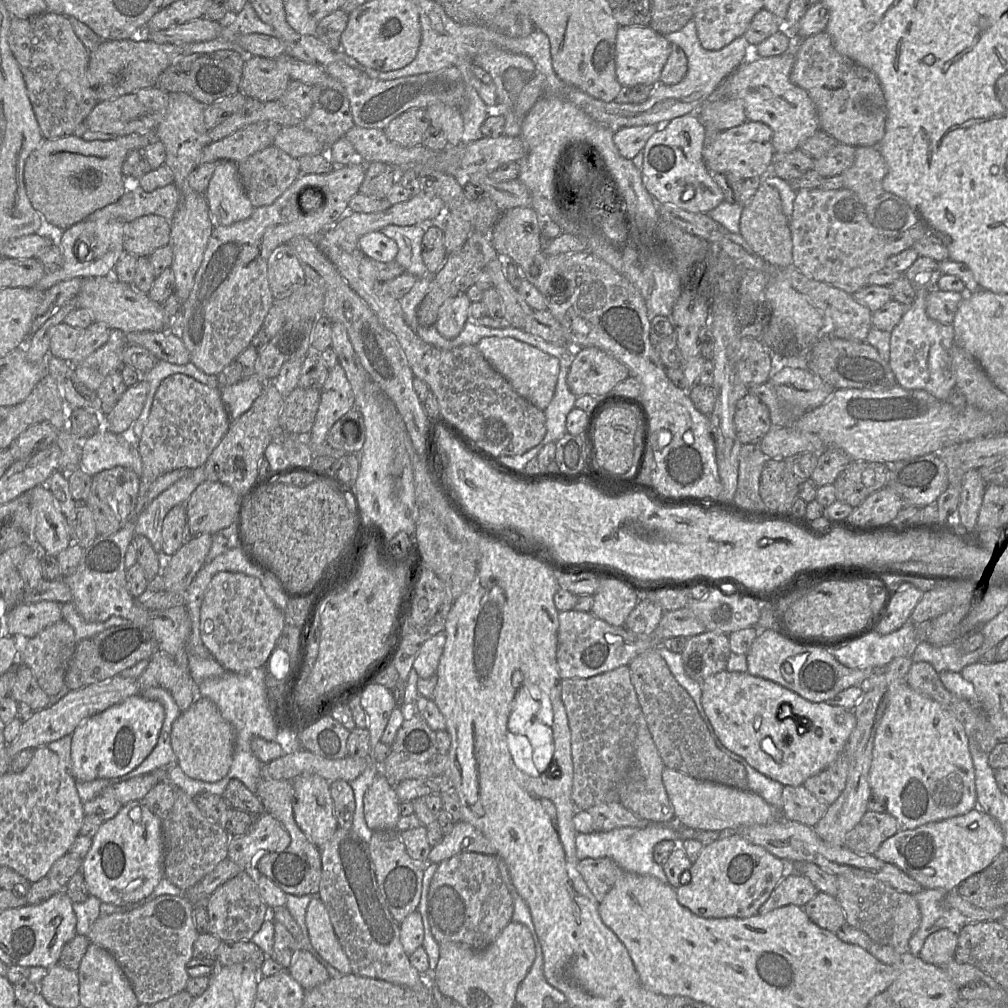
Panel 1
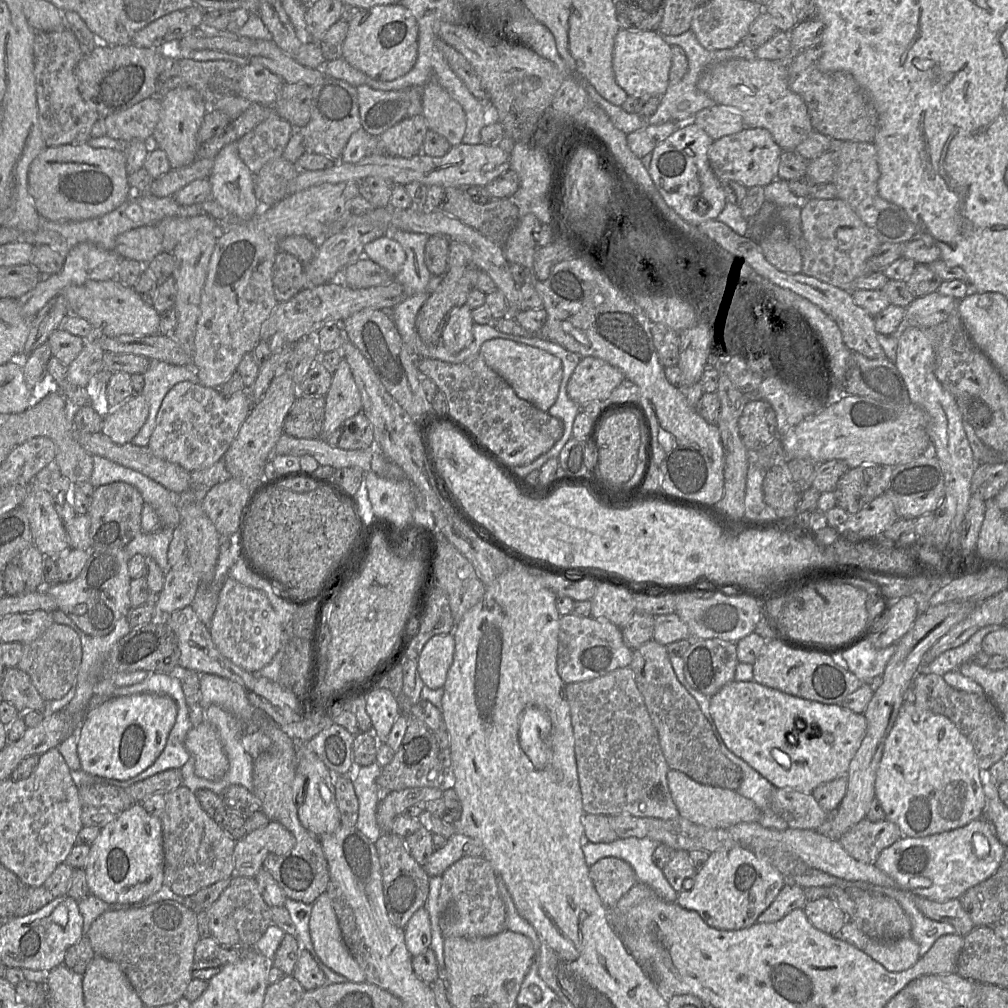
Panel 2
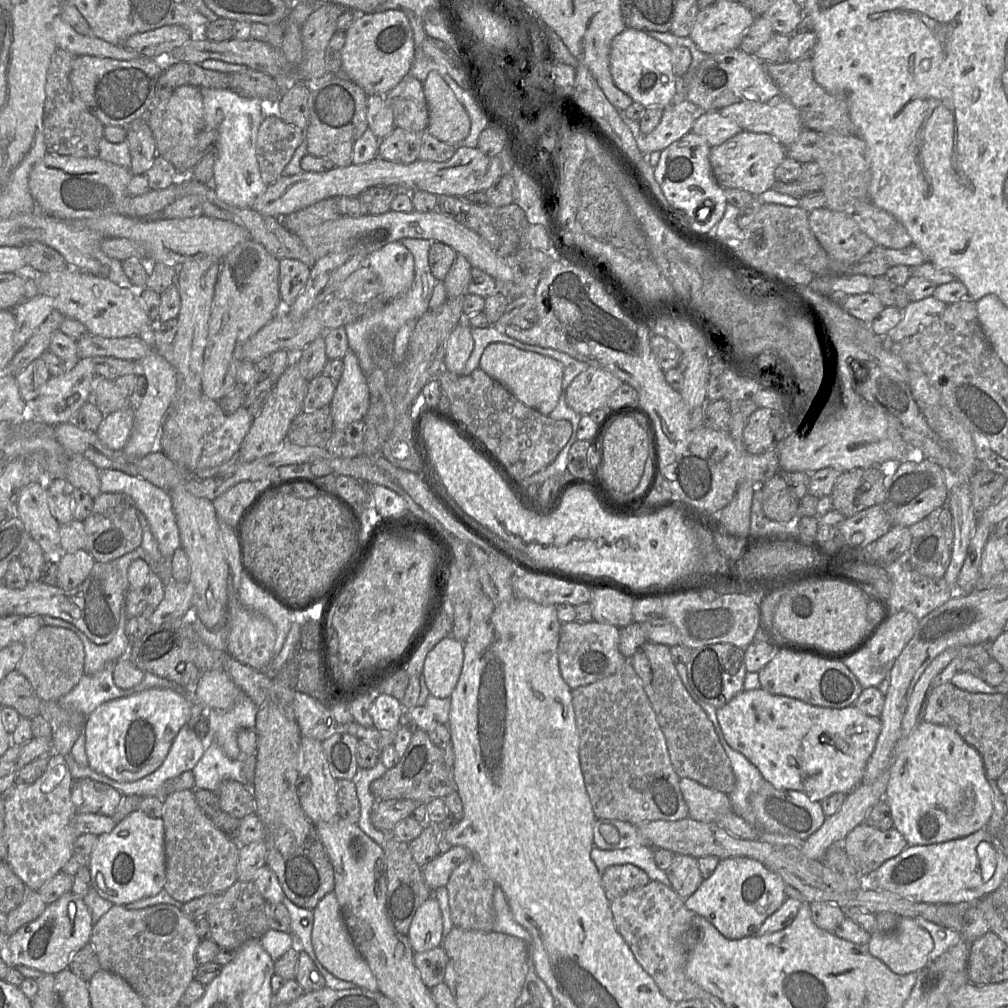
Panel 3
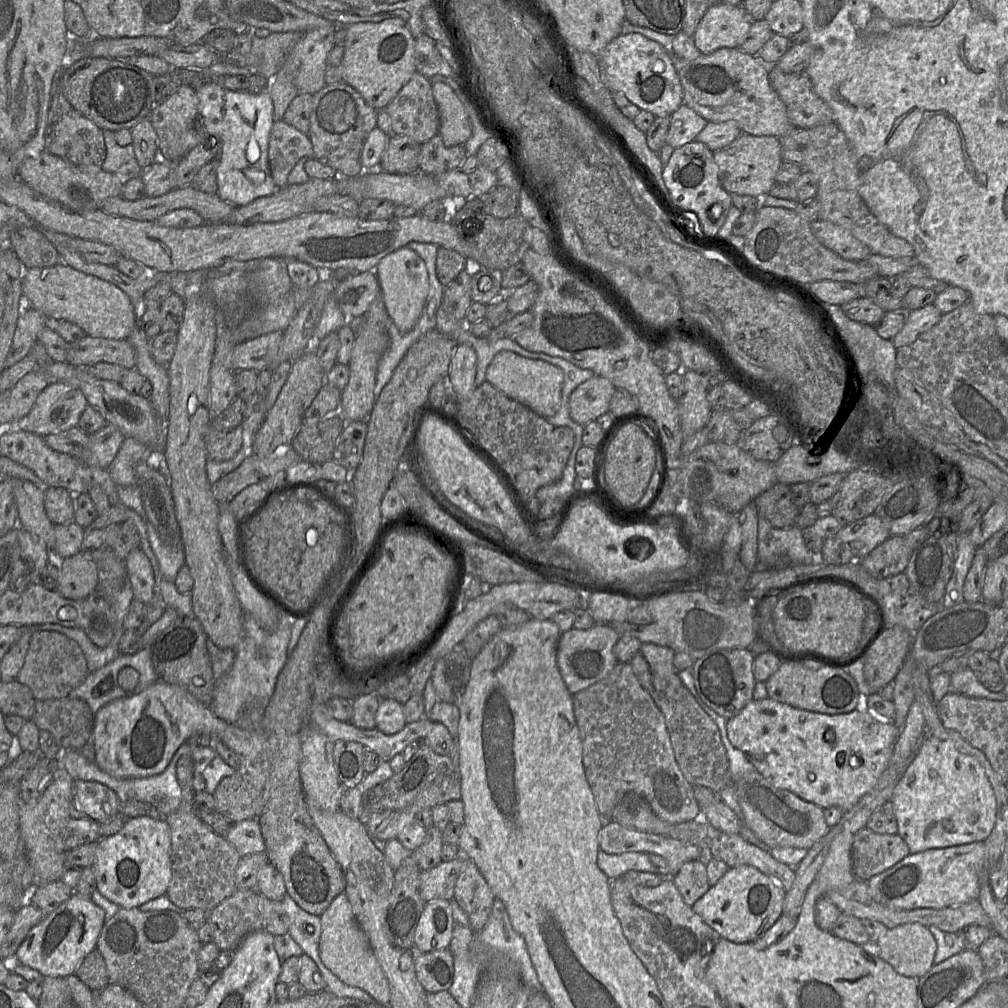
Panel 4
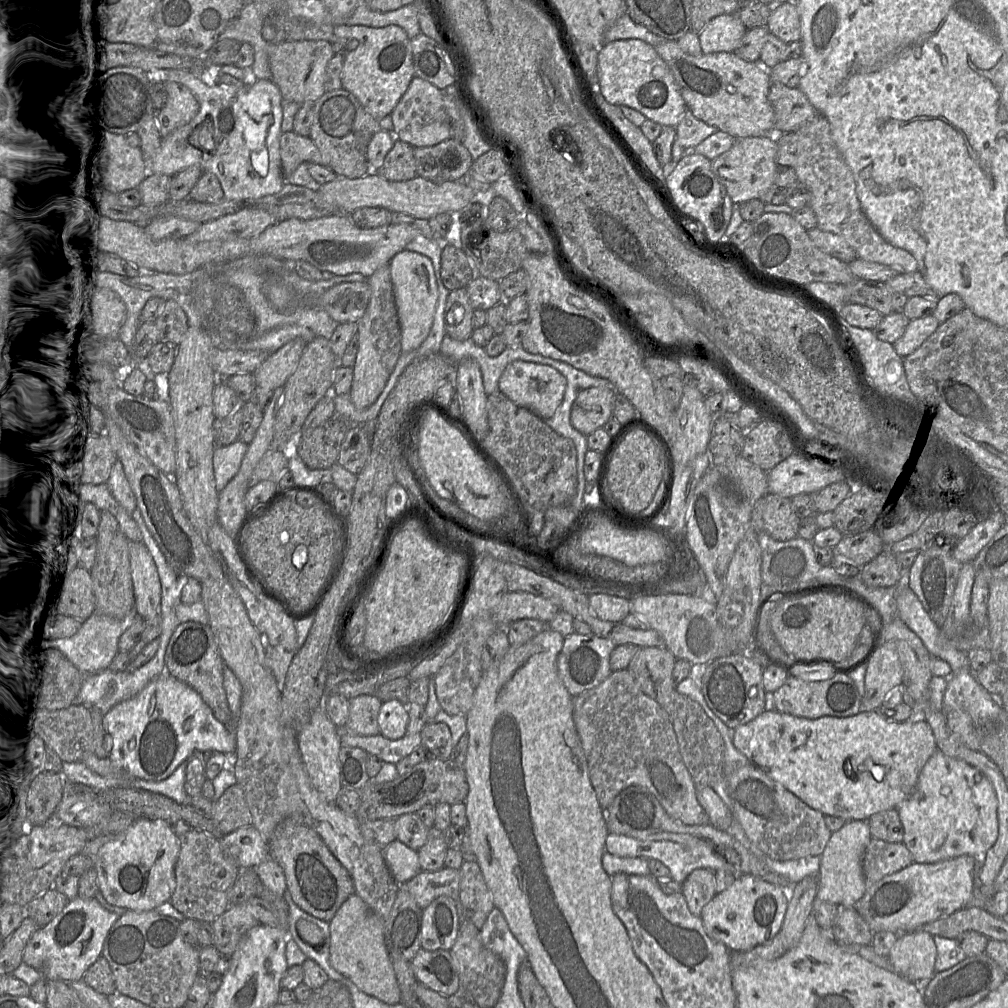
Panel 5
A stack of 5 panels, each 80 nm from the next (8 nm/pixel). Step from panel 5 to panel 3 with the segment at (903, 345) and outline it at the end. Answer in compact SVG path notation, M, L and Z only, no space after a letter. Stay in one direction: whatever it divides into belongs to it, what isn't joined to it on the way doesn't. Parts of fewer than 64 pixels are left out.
M933 295L916 302L910 302L903 310L903 318L887 335L894 343L900 343L937 321L947 304Z

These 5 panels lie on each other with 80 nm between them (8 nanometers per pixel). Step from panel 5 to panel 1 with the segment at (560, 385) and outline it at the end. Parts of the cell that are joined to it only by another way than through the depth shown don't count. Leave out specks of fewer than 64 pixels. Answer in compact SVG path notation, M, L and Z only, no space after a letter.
M484 337L476 347L491 367L511 385L518 395L542 411L547 408L554 396L559 375L557 358L509 337Z

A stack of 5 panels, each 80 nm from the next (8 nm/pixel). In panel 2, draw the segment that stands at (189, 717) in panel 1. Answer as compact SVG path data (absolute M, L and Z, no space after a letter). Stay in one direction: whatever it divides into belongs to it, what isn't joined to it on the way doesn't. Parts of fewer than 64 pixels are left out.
M208 721L189 730L185 746L194 759L194 771L198 777L218 781L229 770L230 763L222 742L216 729Z

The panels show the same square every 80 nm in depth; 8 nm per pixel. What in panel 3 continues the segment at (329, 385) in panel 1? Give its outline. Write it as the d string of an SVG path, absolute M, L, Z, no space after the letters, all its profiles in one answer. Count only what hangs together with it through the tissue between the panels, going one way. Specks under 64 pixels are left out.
M349 349L342 359L343 372L329 405L334 430L364 420L369 409L369 389L356 354Z

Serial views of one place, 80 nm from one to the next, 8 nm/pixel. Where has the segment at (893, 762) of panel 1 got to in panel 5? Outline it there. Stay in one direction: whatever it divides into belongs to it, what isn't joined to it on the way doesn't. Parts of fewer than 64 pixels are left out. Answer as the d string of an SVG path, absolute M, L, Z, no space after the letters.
M937 749L933 755L926 762L922 768L916 789L914 793L906 800L902 801L897 807L900 820L904 828L903 843L907 846L911 852L914 861L917 863L936 863L942 860L952 859L963 855L972 856L978 865L981 865L985 861L987 851L995 844L999 834L999 822L998 822L998 800L992 783L988 777L974 766L967 762L945 755L941 750Z

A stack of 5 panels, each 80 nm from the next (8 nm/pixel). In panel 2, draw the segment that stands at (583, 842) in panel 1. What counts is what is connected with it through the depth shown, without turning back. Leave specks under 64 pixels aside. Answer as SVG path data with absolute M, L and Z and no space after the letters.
M618 838L610 843L592 843L585 839L582 850L588 866L605 857L614 857L628 863L638 883L649 886L665 901L676 902L677 894L665 878L662 869L653 862L653 853L659 843L649 838Z

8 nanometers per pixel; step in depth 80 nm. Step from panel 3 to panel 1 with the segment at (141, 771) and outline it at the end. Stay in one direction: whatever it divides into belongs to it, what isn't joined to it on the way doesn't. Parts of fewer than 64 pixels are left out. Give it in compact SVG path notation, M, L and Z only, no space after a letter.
M133 695L86 719L71 734L70 774L77 782L90 782L131 772L155 748L164 716L161 703Z

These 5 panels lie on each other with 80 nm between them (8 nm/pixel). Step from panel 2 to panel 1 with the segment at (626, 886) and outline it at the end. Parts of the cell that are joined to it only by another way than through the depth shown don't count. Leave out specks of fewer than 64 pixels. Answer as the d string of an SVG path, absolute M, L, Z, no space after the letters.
M584 858L578 861L577 869L598 902L602 901L624 873L624 870L609 858Z

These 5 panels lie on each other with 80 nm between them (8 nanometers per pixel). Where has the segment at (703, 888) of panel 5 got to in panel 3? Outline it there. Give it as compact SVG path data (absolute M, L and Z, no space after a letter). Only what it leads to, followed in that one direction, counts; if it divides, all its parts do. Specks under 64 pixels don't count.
M675 854L671 866L665 872L671 888L683 900L689 898L704 880L697 859L687 855Z

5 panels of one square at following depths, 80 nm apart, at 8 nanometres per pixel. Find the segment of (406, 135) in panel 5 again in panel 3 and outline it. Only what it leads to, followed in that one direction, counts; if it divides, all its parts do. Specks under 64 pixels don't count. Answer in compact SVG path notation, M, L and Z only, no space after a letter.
M407 75L384 97L393 111L395 127L426 132L429 112L422 82Z

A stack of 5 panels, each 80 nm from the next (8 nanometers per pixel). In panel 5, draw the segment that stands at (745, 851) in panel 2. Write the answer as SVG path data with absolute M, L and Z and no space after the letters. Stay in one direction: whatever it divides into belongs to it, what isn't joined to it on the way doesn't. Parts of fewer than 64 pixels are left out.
M749 874L737 876L724 891L717 893L702 909L700 918L706 933L723 943L731 952L745 952L771 941L782 928L787 909L788 895L779 886Z

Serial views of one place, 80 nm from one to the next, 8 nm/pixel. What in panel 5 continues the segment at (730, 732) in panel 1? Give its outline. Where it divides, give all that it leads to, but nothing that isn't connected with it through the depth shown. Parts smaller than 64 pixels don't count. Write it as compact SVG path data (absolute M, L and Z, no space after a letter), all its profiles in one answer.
M766 709L750 722L734 728L732 742L750 764L807 806L824 816L835 816L845 821L867 821L878 812L896 809L914 793L922 768L938 749L933 731L922 717L890 722L876 711L859 712L849 717L807 719Z

